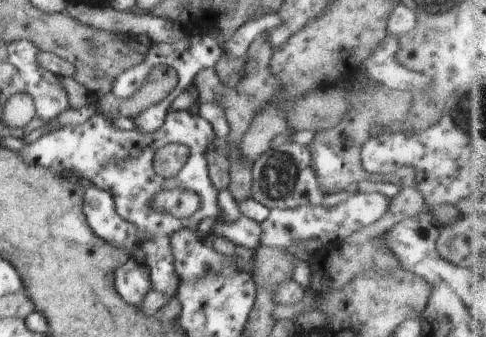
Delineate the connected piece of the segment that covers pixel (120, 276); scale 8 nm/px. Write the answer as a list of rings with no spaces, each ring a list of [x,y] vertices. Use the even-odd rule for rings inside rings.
[[[128,259],[115,272],[115,287],[127,302],[140,302],[151,290],[149,268],[144,262]]]

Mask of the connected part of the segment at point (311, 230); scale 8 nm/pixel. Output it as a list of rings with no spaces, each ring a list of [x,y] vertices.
[[[356,193],[334,206],[308,205],[294,208],[275,208],[269,212],[268,218],[261,222],[261,235],[258,247],[274,247],[286,249],[298,244],[303,246],[307,241],[316,241],[326,245],[334,240],[348,238],[353,232],[368,224],[376,222],[389,209],[390,199],[379,193]]]

